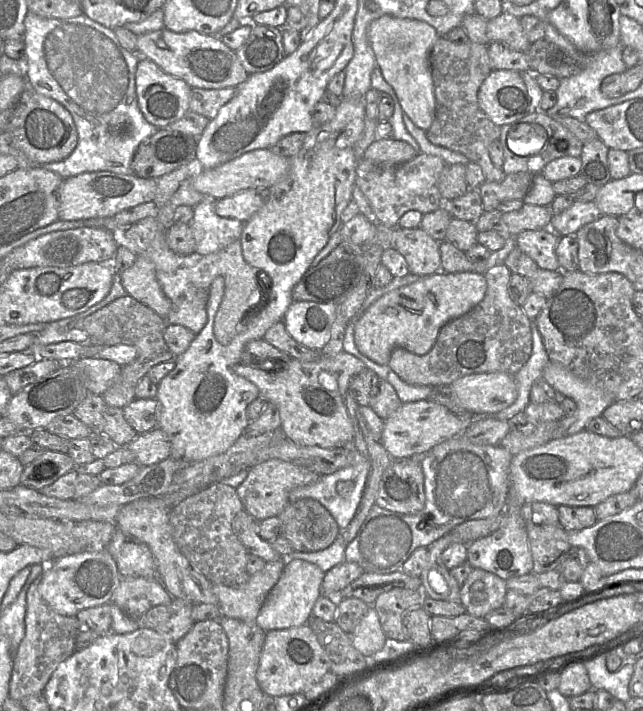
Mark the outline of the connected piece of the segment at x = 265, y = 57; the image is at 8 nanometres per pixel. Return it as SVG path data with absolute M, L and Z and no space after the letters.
M253 24L249 37L235 53L249 75L273 68L285 56L282 29Z

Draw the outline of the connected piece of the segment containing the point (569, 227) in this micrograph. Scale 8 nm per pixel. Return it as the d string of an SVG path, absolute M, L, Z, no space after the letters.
M574 201L560 214L552 215L550 229L558 236L575 235L583 225L595 221L601 216L594 201Z

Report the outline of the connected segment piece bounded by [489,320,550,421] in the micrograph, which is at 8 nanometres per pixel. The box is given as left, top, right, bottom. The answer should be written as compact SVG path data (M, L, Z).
M531 320L530 329L532 332L531 356L514 376L518 389L518 397L511 406L489 417L495 417L500 421L508 421L515 415L522 413L530 403L532 385L542 378L543 370L550 362L535 320Z

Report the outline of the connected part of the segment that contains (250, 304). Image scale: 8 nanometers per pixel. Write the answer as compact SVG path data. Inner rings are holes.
M157 216L143 218L126 227L122 232L114 232L118 246L124 246L137 257L149 258L156 271L156 278L164 294L171 302L171 309L165 320L168 324L182 325L198 334L207 322L207 303L210 285L217 276L225 279L225 290L217 310L213 333L221 344L228 344L237 333L237 325L252 316L251 312L260 305L261 293L268 284L266 274L249 265L243 258L240 239L221 250L209 254L178 254L166 242L166 232L161 230ZM263 277L266 277L266 283Z

